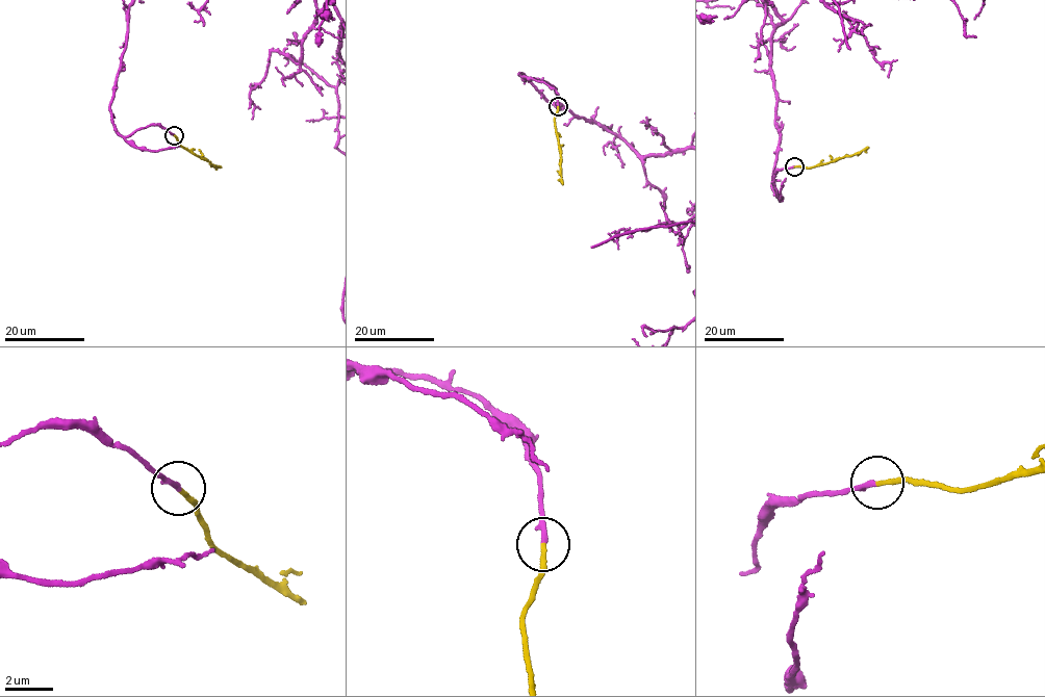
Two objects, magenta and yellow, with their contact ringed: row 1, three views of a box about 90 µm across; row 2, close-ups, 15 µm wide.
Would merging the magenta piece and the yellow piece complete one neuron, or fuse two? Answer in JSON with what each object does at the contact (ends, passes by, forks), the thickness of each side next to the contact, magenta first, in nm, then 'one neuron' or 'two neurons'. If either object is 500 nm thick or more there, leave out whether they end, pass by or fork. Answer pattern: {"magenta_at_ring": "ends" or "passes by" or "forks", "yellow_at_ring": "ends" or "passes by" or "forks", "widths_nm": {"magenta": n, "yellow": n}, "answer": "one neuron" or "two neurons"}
{"magenta_at_ring": "ends", "yellow_at_ring": "ends", "widths_nm": {"magenta": 200, "yellow": 190}, "answer": "one neuron"}

